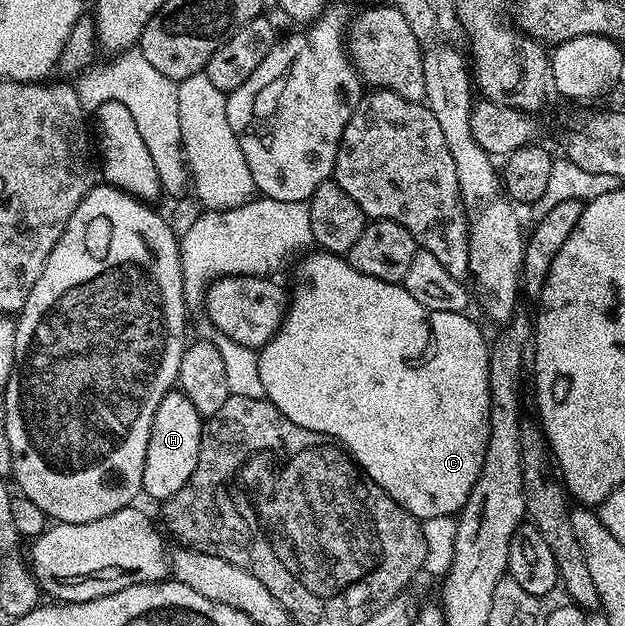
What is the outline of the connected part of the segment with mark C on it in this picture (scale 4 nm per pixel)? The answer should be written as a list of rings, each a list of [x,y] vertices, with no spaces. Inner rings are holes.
[[[317,249],[312,253],[306,254],[302,259],[305,260],[302,261],[301,268],[297,271],[297,288],[291,291],[291,302],[288,304],[288,311],[285,314],[285,319],[282,321],[281,327],[274,333],[273,339],[264,347],[260,348],[257,357],[259,361],[259,377],[263,377],[265,398],[268,399],[270,403],[277,406],[287,418],[291,421],[295,421],[295,425],[303,425],[303,429],[311,429],[320,435],[327,435],[330,439],[340,444],[340,446],[352,456],[358,468],[360,468],[368,478],[372,479],[373,482],[379,484],[379,486],[401,506],[403,511],[411,513],[414,517],[422,521],[429,518],[443,517],[444,515],[456,516],[464,509],[467,497],[471,497],[471,489],[475,485],[475,481],[483,469],[485,450],[487,449],[487,441],[489,440],[489,343],[487,339],[481,336],[480,329],[468,319],[470,317],[468,314],[429,311],[423,305],[419,305],[419,301],[415,301],[415,297],[411,297],[411,293],[407,293],[407,289],[402,284],[379,281],[379,277],[369,277],[367,273],[359,273],[350,265],[348,258],[333,255],[330,251]]]

